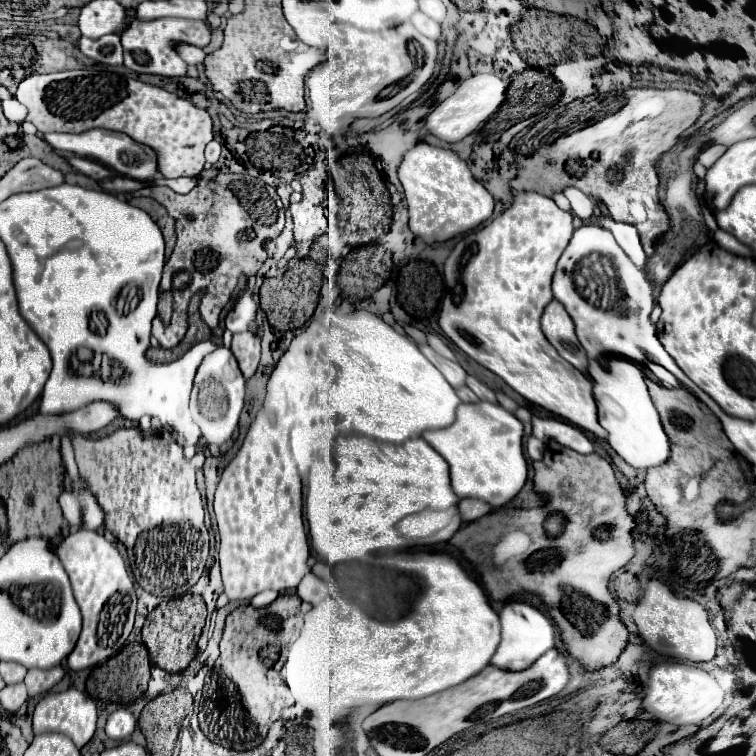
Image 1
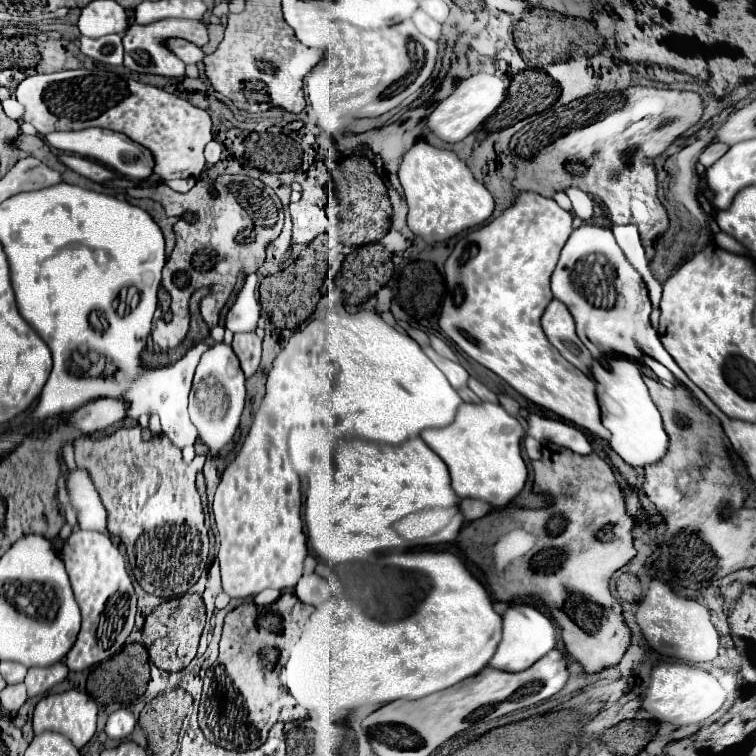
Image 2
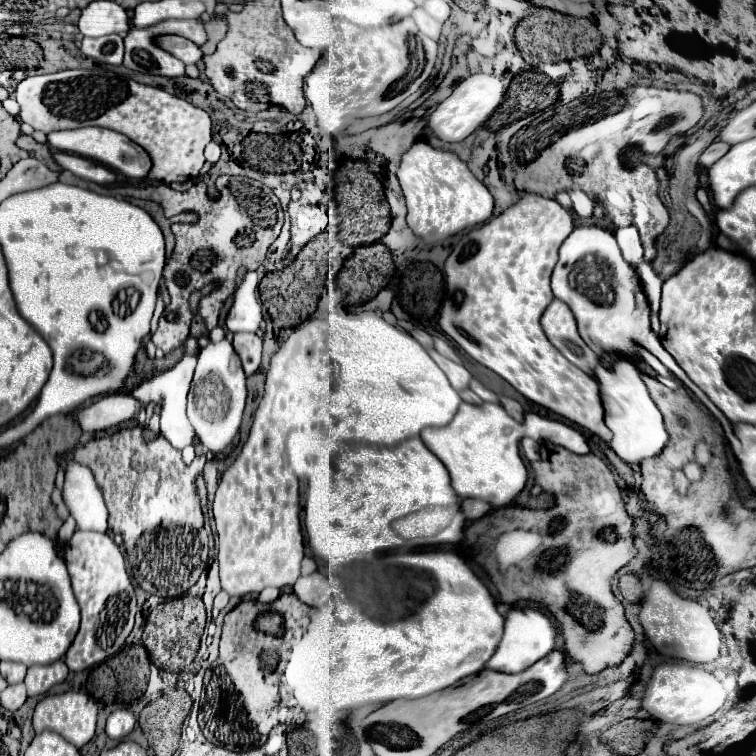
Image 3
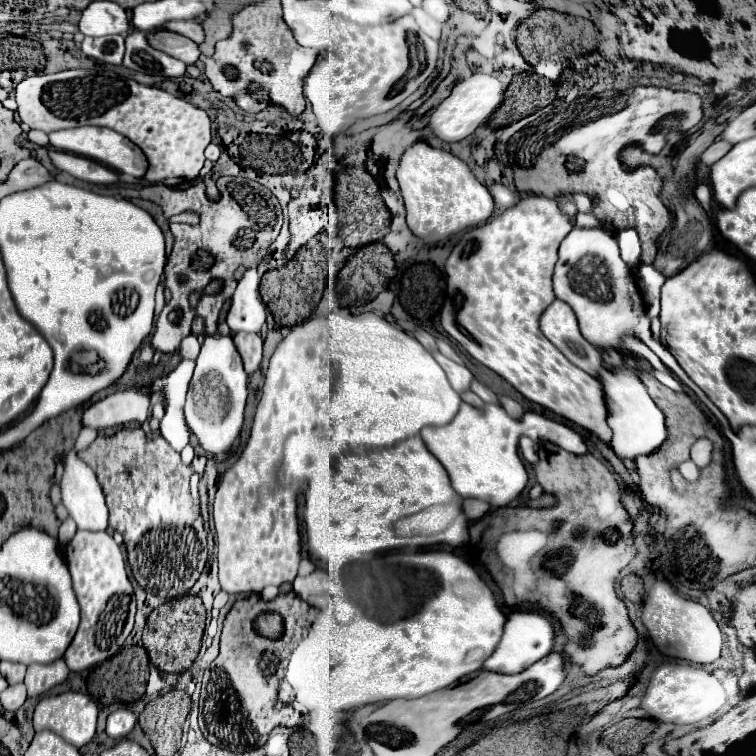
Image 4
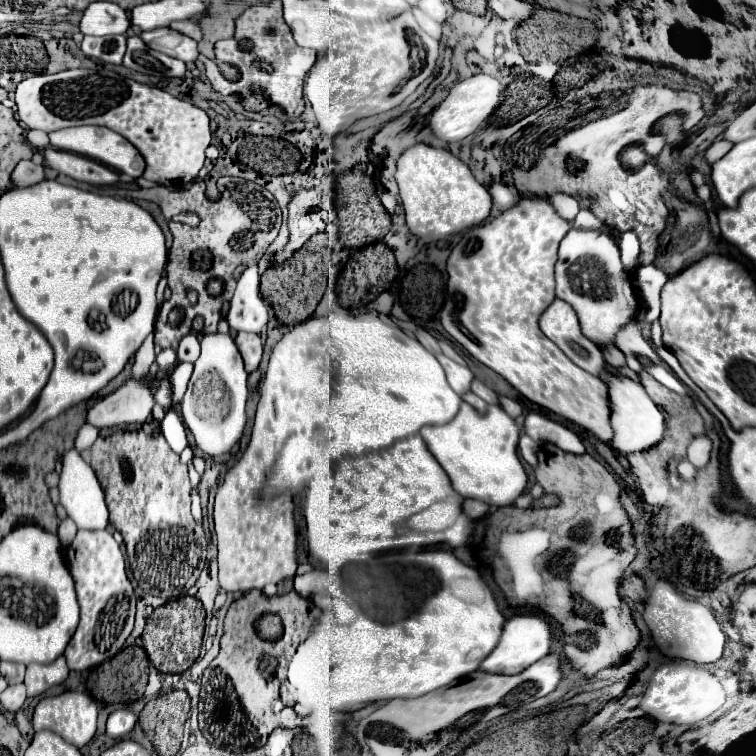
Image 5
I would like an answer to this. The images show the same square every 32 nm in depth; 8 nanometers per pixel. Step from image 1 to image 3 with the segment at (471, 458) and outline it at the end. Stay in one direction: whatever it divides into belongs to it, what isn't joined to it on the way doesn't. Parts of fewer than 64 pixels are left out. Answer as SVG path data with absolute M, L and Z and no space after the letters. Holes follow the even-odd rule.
M462 402L458 408L458 414L448 426L424 428L420 432L420 438L448 468L450 478L452 478L452 488L456 490L460 498L480 498L492 504L494 508L502 508L502 506L508 506L522 492L526 484L526 466L518 450L518 444L522 438L522 426L512 416L508 416L500 404L484 402L482 406L474 406L474 404Z

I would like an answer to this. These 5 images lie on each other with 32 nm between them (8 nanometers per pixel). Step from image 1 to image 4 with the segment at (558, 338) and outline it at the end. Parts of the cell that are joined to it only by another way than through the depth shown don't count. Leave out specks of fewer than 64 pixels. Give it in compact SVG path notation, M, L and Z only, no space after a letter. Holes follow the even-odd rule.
M554 300L542 314L540 318L540 328L544 332L544 336L550 338L550 342L562 350L562 354L576 364L578 368L582 368L584 372L588 372L590 376L598 374L598 368L602 366L602 358L600 352L596 352L594 346L590 346L580 330L578 330L578 322L576 316L572 312L572 308L566 302Z

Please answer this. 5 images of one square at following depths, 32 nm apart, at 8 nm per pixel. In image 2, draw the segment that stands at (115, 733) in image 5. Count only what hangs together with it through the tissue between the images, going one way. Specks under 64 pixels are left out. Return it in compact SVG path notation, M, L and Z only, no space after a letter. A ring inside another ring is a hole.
M116 710L108 716L108 722L106 722L106 734L112 738L112 740L124 740L132 734L136 726L136 718L132 716L130 710Z

